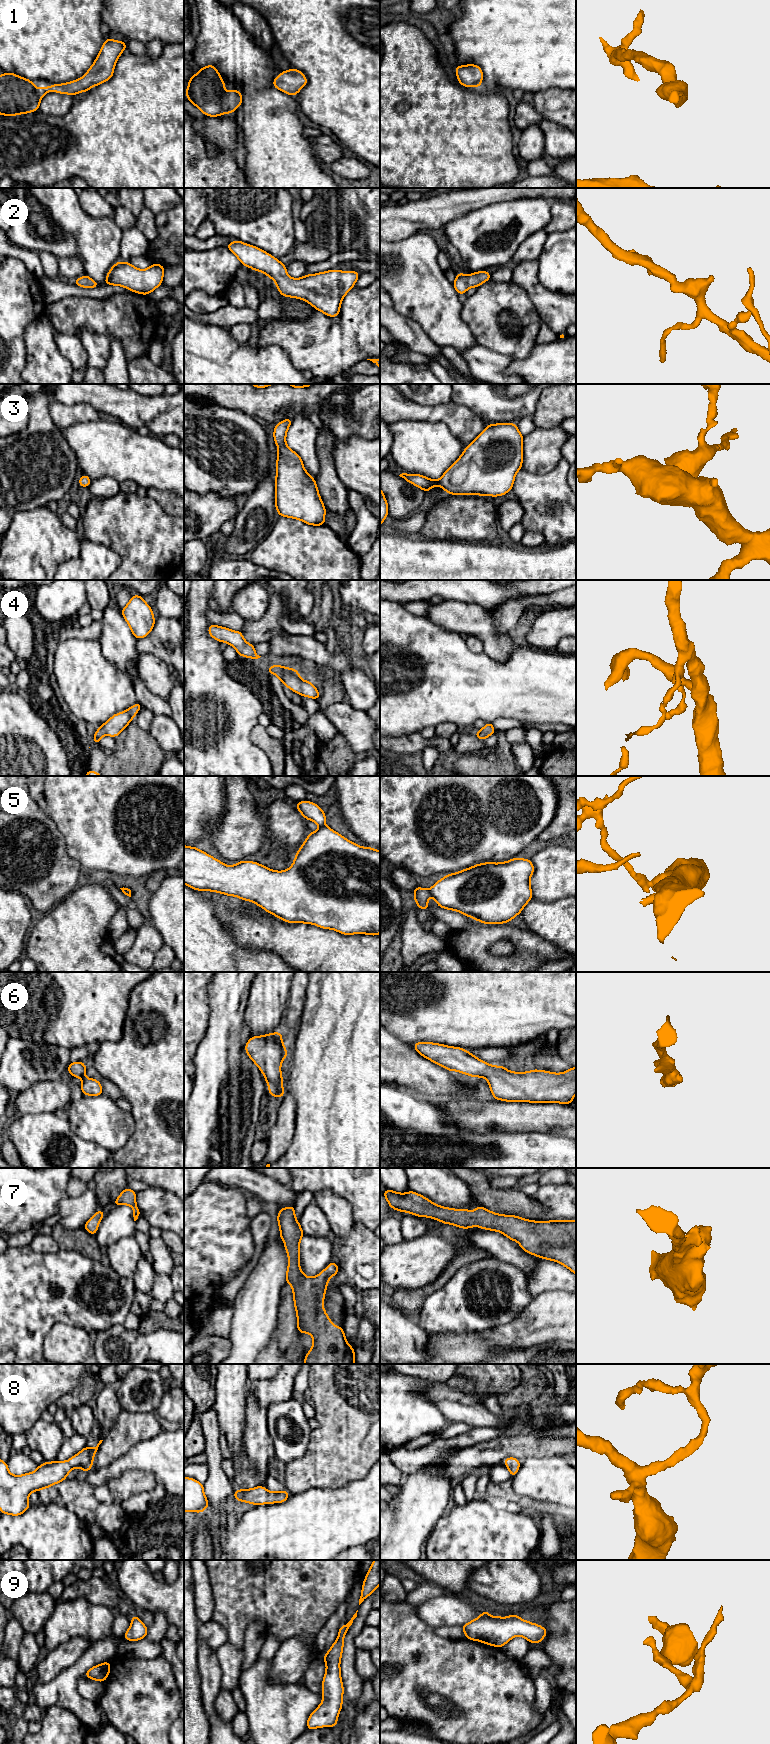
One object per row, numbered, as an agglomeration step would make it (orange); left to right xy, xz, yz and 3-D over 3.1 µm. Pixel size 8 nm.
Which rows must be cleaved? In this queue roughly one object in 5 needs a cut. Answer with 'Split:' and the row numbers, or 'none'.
Split: 5

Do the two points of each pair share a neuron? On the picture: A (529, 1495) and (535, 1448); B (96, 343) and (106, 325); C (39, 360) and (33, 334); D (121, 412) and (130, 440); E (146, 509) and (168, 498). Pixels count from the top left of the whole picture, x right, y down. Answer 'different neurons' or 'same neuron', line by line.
A: different neurons
B: different neurons
C: same neuron
D: different neurons
E: different neurons

